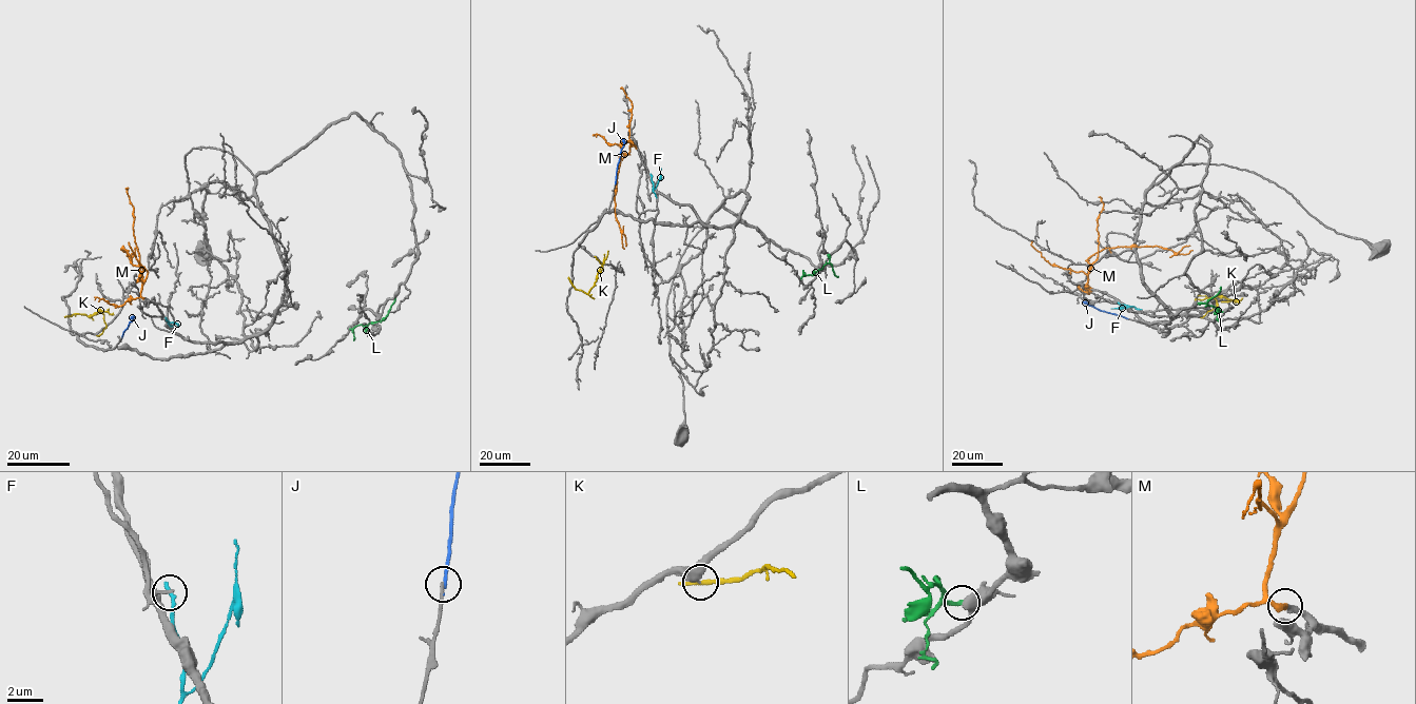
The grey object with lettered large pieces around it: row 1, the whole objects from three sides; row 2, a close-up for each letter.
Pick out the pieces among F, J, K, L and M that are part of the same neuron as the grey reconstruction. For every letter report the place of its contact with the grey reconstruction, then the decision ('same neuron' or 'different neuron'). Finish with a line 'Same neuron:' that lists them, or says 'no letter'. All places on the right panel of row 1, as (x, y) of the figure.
F: meets grey at (1119, 304); different neuron
J: meets grey at (1126, 318); different neuron
K: meets grey at (1224, 301); different neuron
L: meets grey at (1222, 312); different neuron
M: meets grey at (1087, 286); same neuron
Same neuron: M

